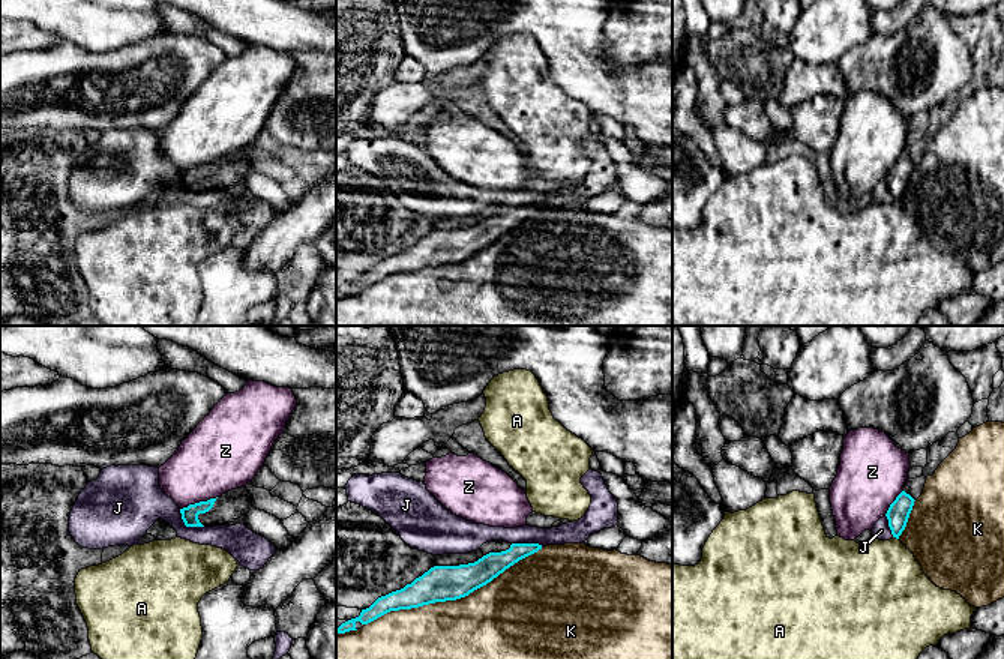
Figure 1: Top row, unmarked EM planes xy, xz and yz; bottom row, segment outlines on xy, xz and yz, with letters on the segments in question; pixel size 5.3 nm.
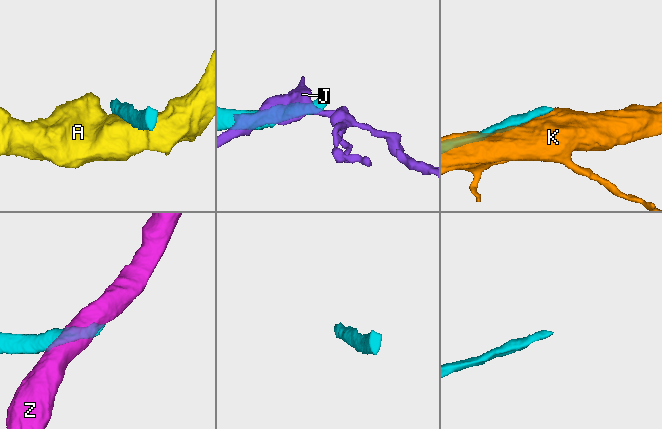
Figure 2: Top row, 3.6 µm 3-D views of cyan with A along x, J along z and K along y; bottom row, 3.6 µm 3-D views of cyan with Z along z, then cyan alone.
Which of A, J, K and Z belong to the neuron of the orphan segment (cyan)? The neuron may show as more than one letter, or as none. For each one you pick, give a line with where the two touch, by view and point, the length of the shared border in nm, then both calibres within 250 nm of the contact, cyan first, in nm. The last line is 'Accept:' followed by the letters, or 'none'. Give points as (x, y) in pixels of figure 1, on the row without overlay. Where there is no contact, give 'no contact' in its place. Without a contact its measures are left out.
Accept: none

